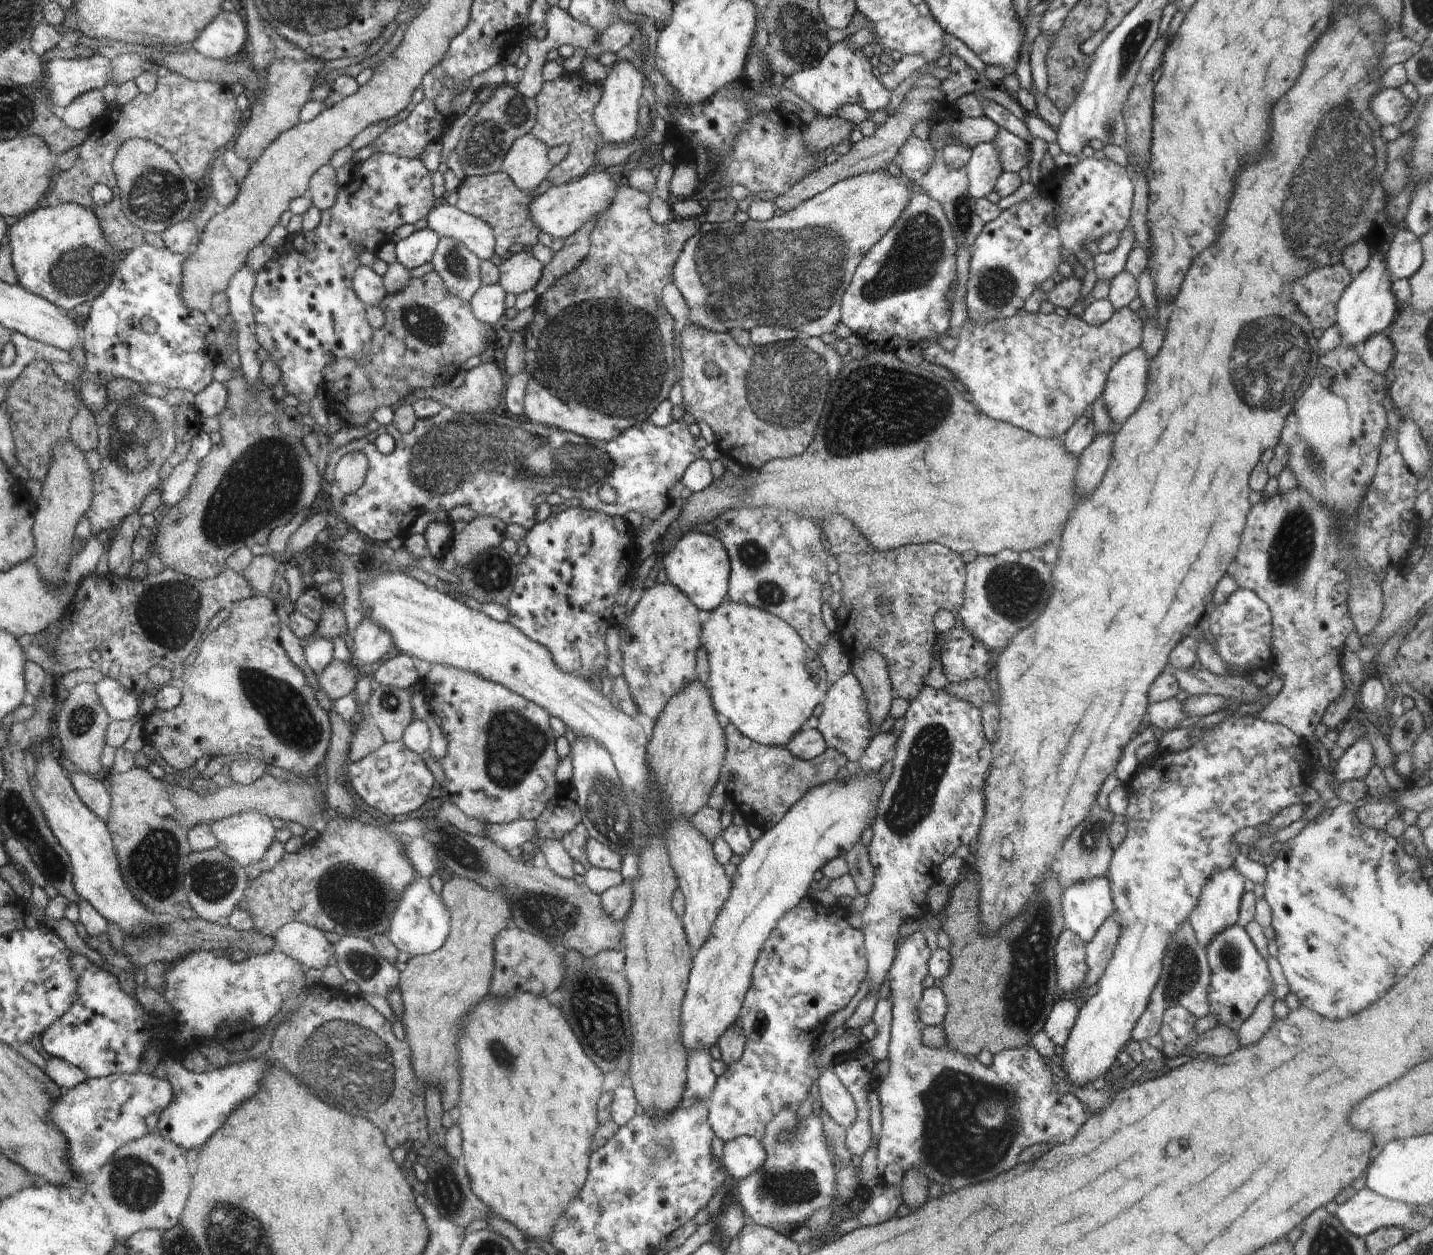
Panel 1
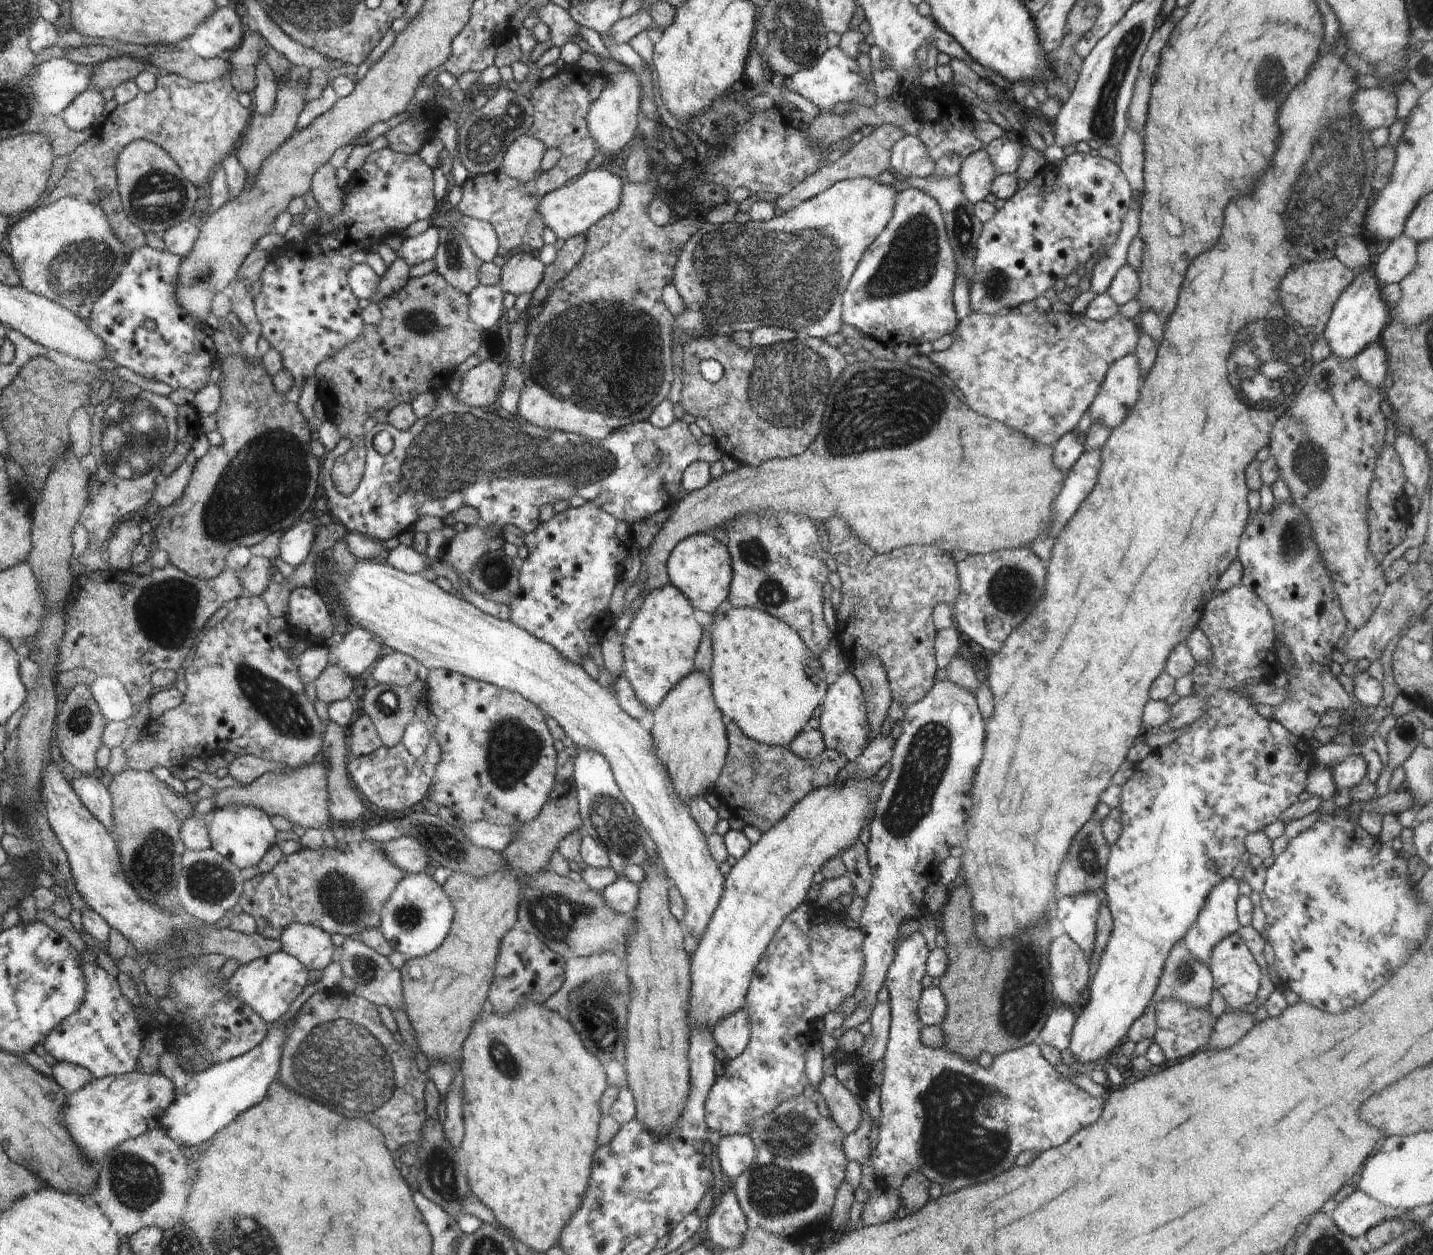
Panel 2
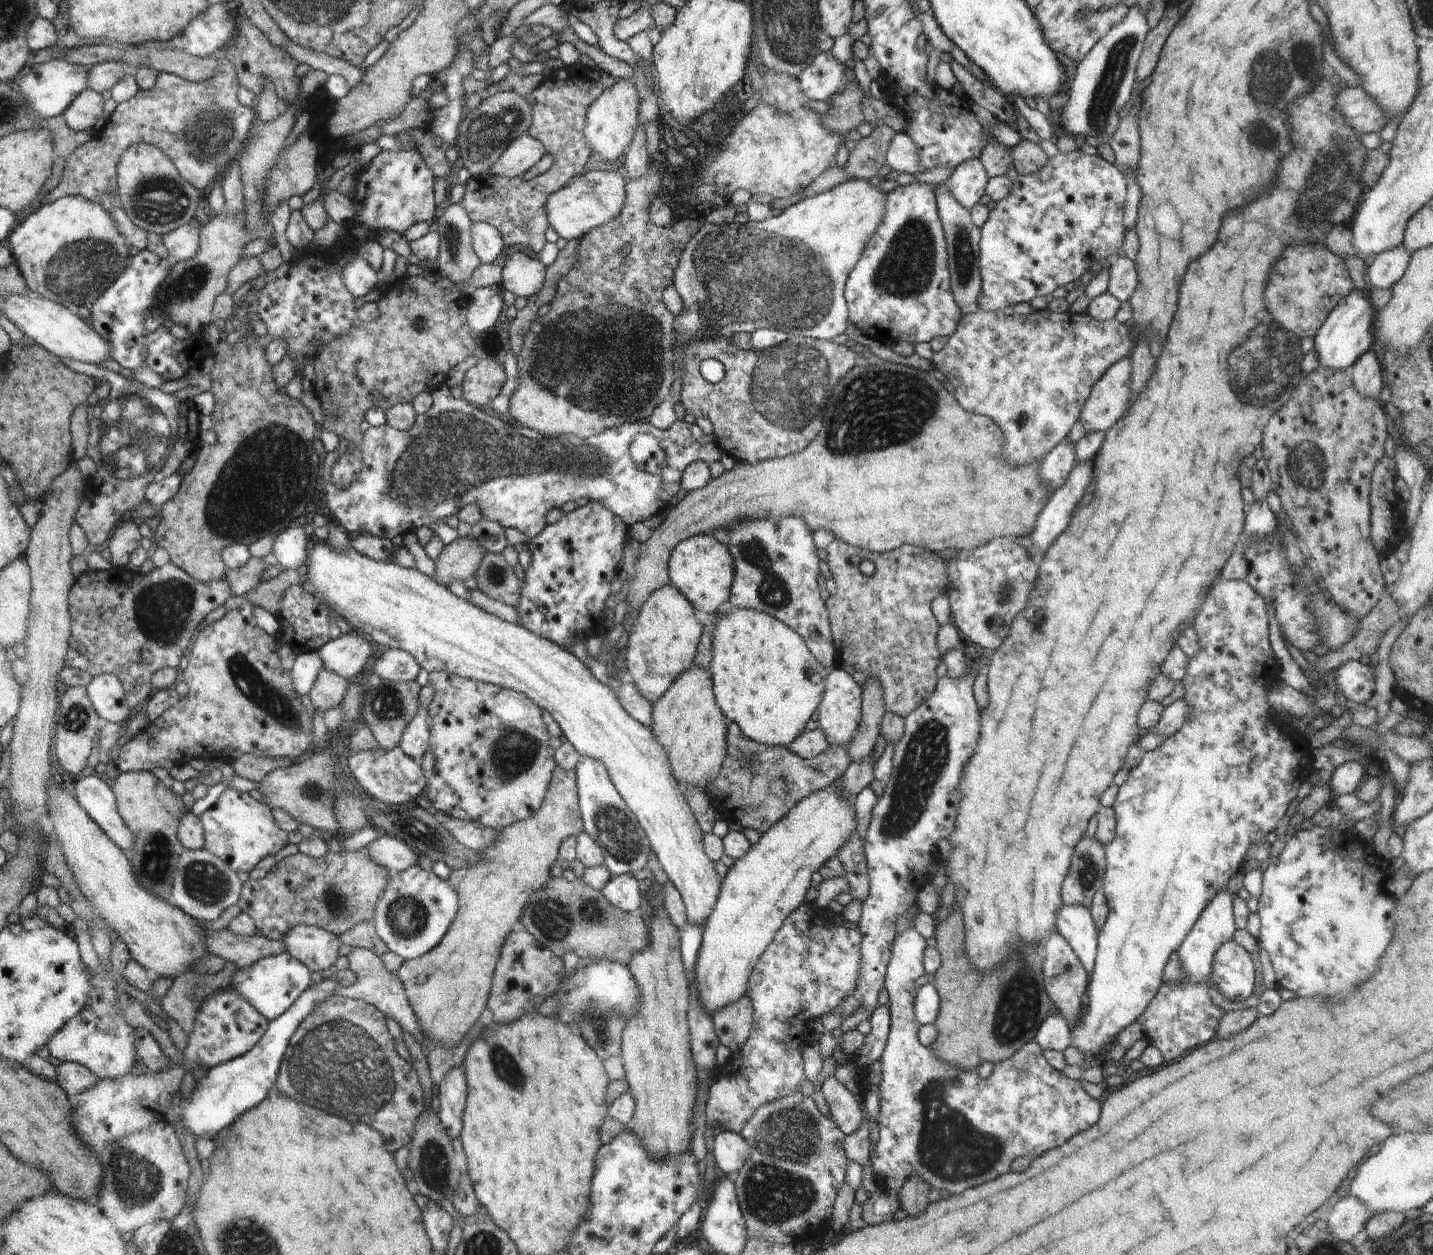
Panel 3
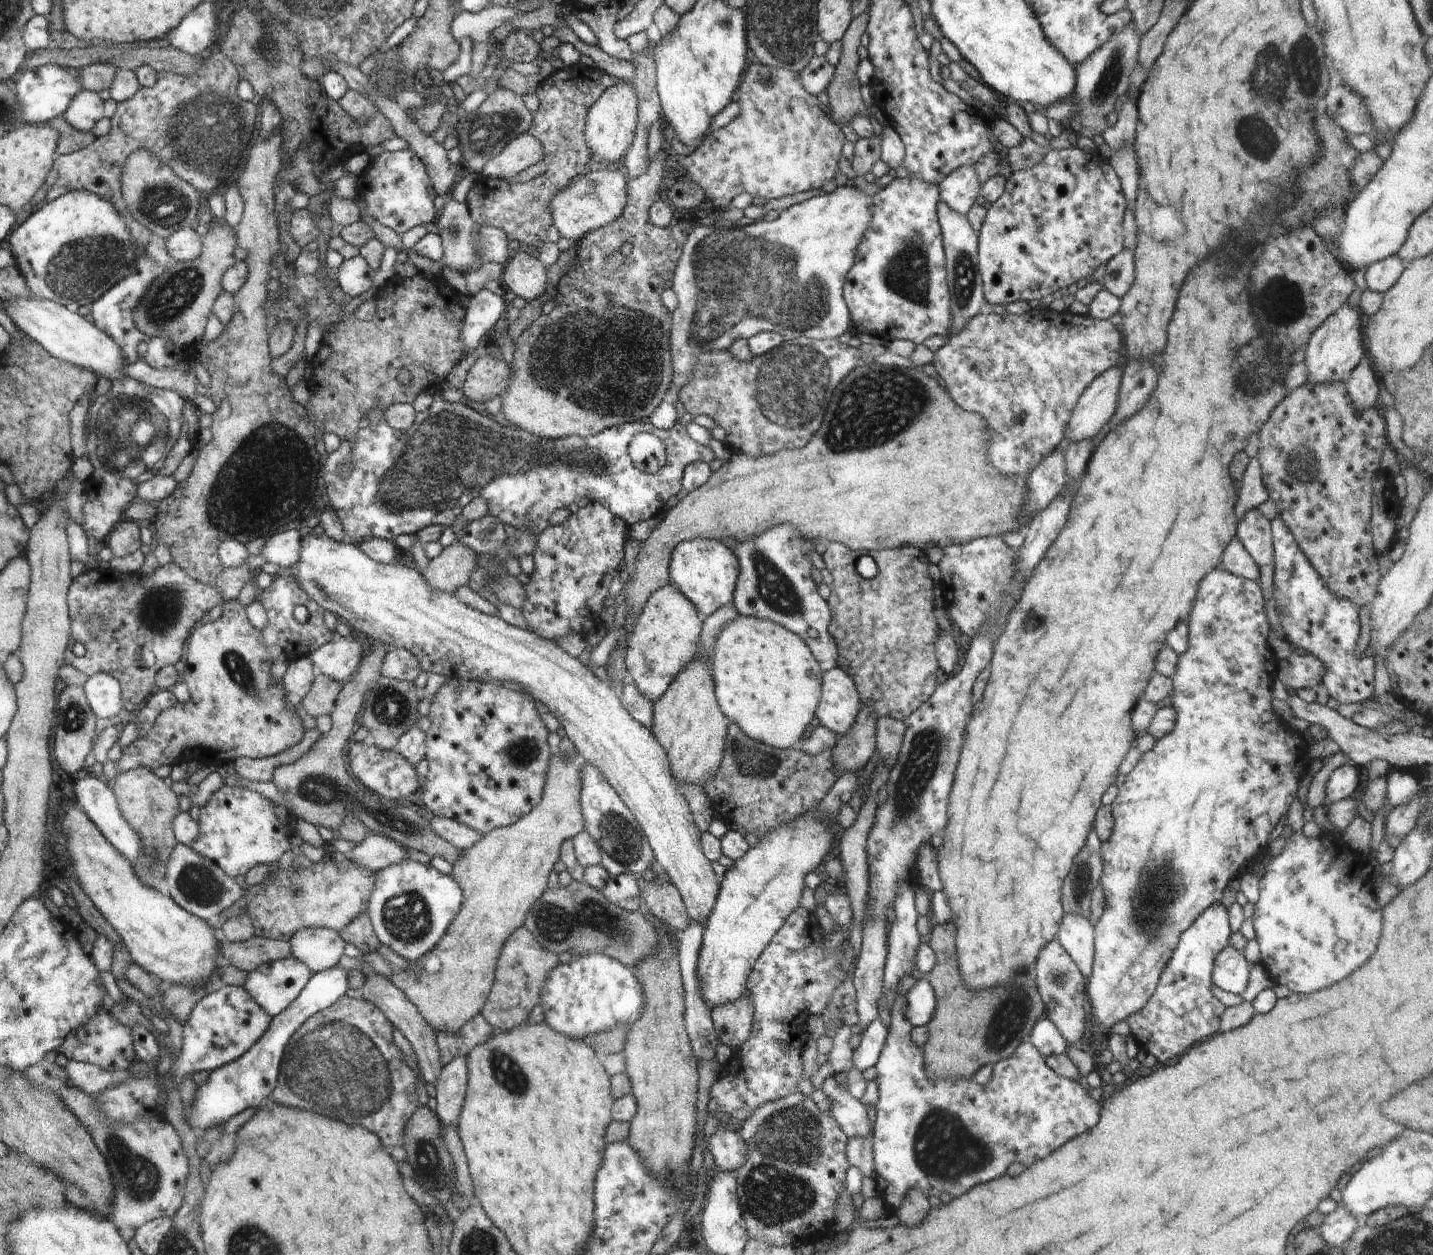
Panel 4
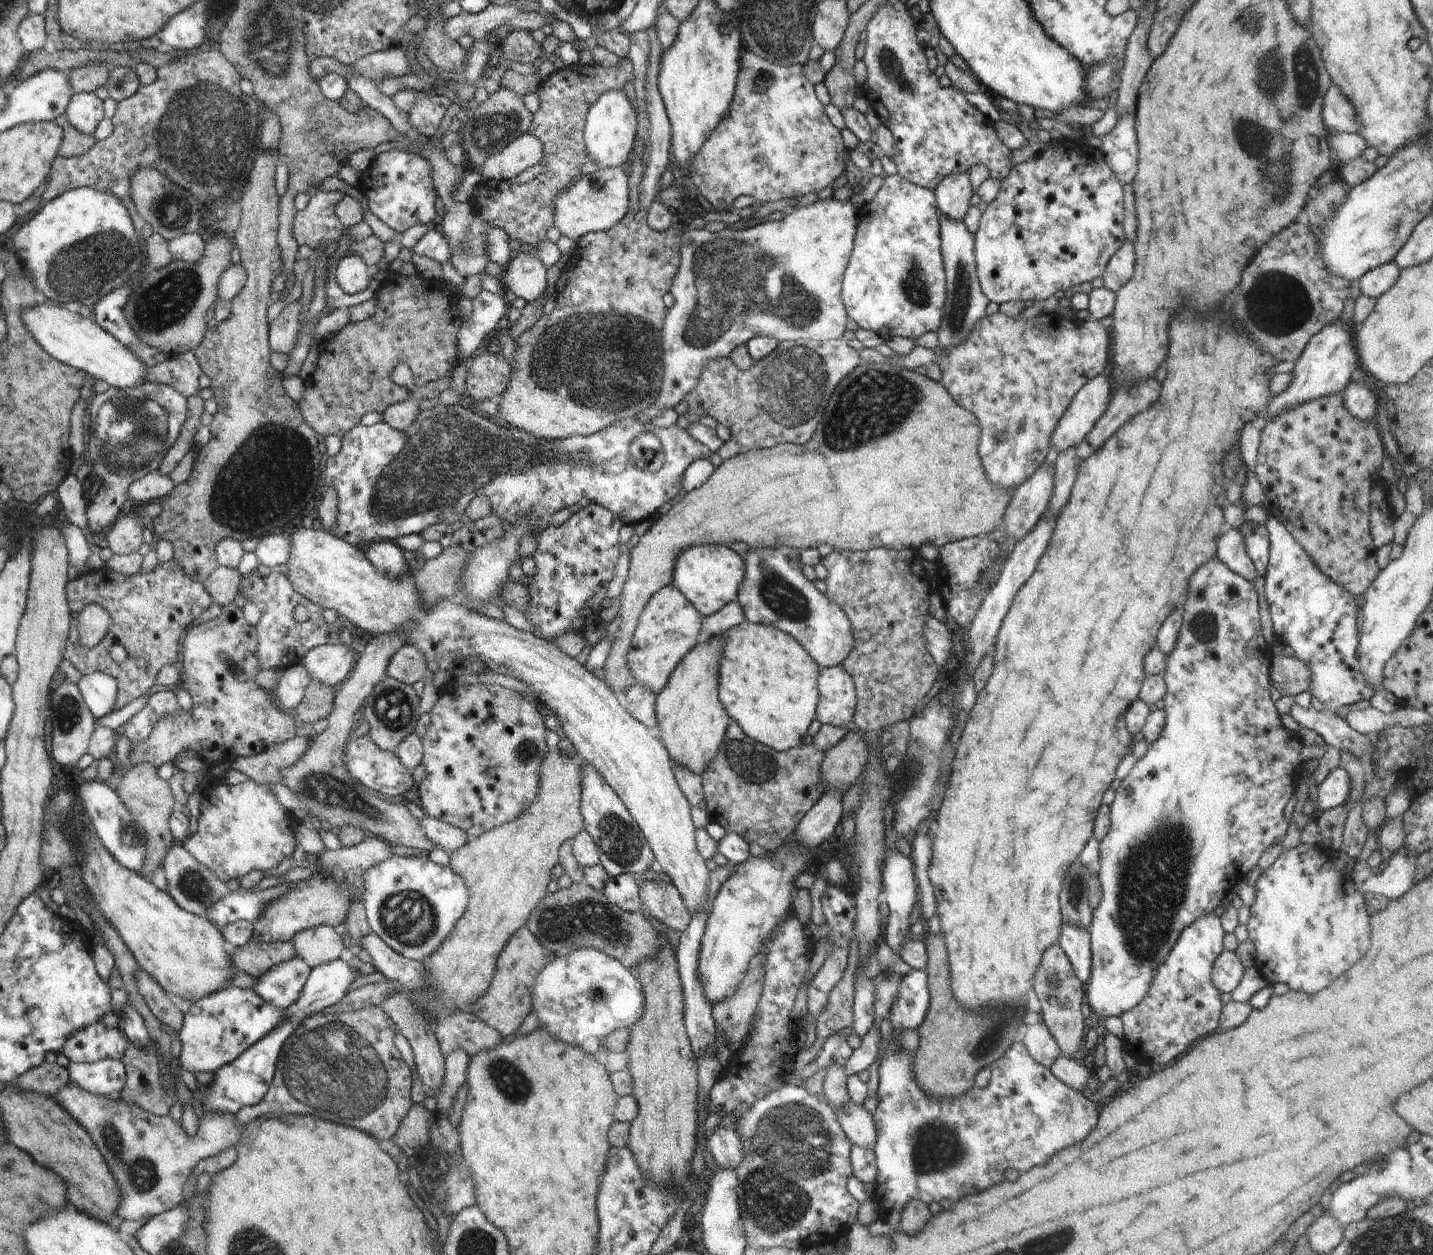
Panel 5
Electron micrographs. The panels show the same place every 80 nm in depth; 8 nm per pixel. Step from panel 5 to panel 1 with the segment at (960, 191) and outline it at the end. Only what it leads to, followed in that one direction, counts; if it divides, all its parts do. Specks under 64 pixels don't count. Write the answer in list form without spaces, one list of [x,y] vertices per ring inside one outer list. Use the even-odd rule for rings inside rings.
[[[993,142],[978,143],[973,147],[967,163],[969,193],[975,200],[995,190],[996,179],[1003,173],[1001,158]]]

